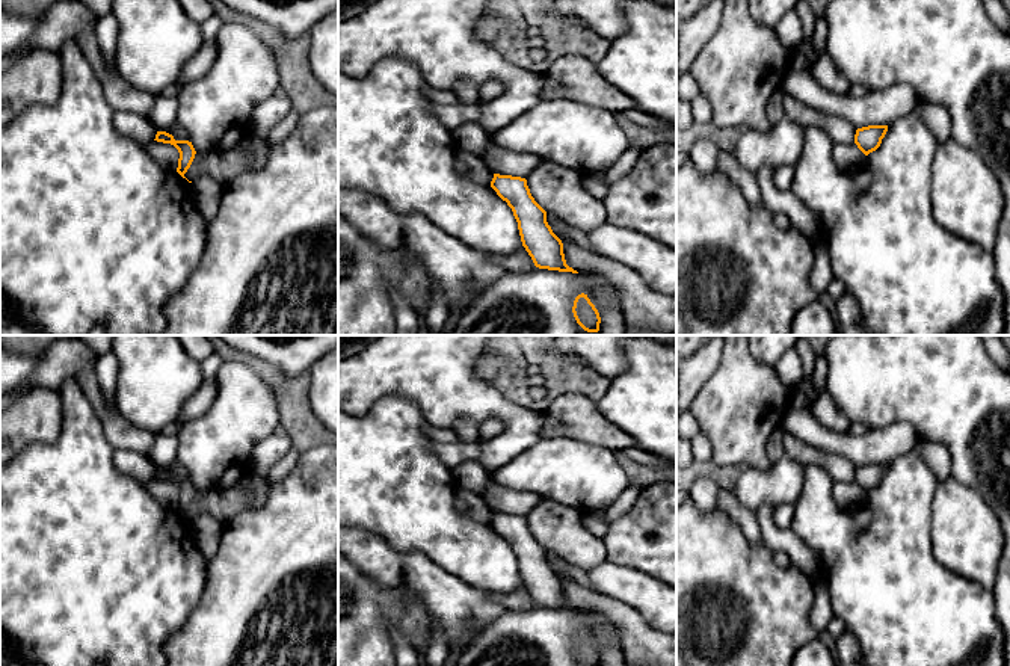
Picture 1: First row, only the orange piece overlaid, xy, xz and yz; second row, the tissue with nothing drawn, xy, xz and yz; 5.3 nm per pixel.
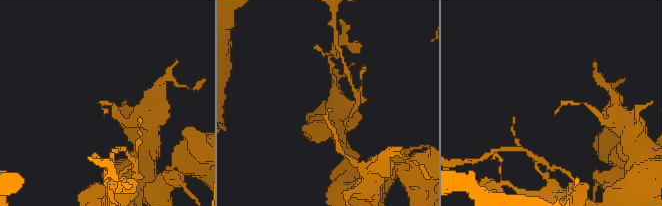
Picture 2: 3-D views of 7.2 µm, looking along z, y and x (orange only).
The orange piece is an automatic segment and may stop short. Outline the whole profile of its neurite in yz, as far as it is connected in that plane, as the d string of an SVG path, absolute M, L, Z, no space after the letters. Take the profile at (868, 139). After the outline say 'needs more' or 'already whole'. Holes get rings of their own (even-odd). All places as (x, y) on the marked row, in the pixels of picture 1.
M868 125L856 130L854 143L868 156L876 151L888 131L888 125Z; already whole

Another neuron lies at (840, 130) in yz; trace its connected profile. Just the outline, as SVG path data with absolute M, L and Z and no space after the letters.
M784 95L785 118L803 130L818 127L824 130L833 143L854 143L856 127L845 118L814 109L791 95Z

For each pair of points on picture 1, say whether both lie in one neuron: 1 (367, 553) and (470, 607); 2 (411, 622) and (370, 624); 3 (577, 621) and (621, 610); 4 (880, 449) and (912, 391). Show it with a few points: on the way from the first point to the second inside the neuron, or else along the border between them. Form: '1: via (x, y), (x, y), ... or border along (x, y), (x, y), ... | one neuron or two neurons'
1: via (393, 565), (415, 573), (444, 597) | one neuron
2: via (400, 619), (381, 619) | one neuron
3: border along (578, 609), (585, 612) | two neurons
4: border along (868, 431), (877, 426), (909, 423), (920, 438) | two neurons

